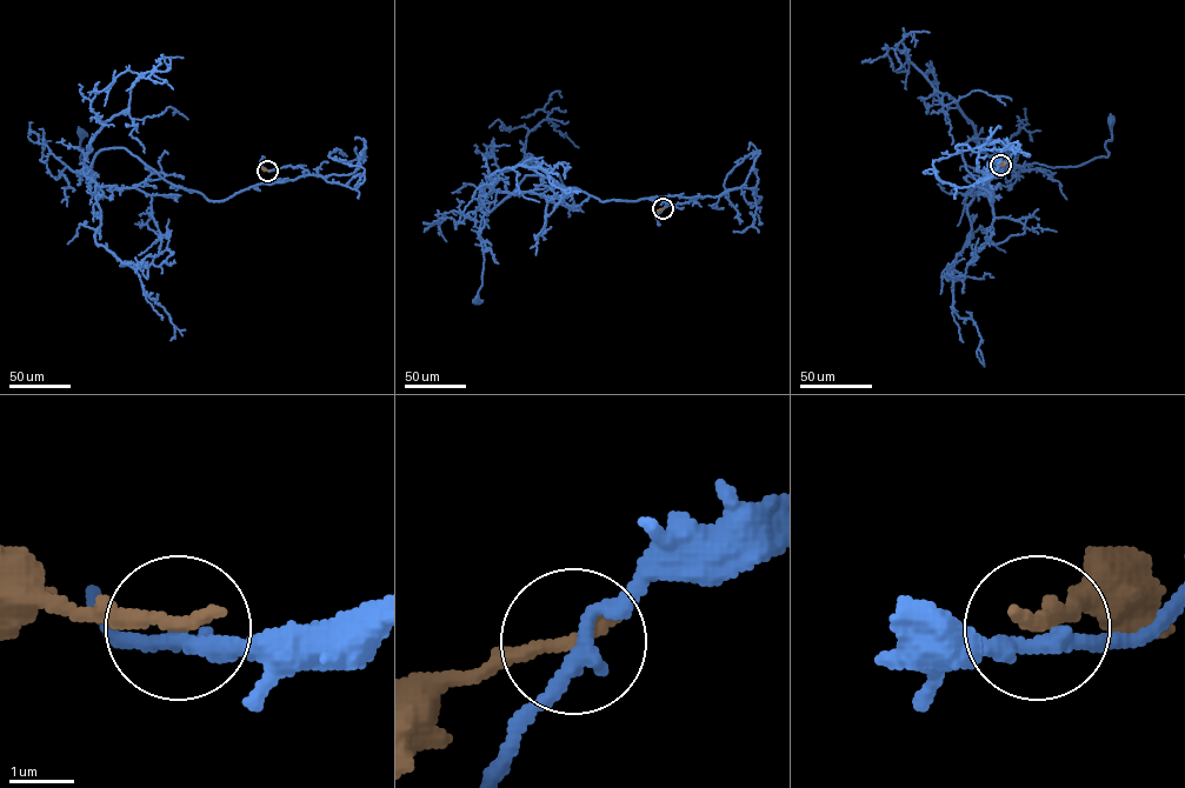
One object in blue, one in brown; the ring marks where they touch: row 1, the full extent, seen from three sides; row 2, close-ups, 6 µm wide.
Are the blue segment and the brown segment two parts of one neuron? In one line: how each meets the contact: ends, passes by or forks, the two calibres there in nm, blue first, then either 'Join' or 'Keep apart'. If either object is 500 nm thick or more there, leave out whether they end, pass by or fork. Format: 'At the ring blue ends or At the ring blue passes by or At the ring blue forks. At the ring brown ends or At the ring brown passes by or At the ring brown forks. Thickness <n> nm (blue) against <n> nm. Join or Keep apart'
At the ring blue passes by. At the ring brown ends. Thickness 260 nm (blue) against 280 nm. Keep apart

